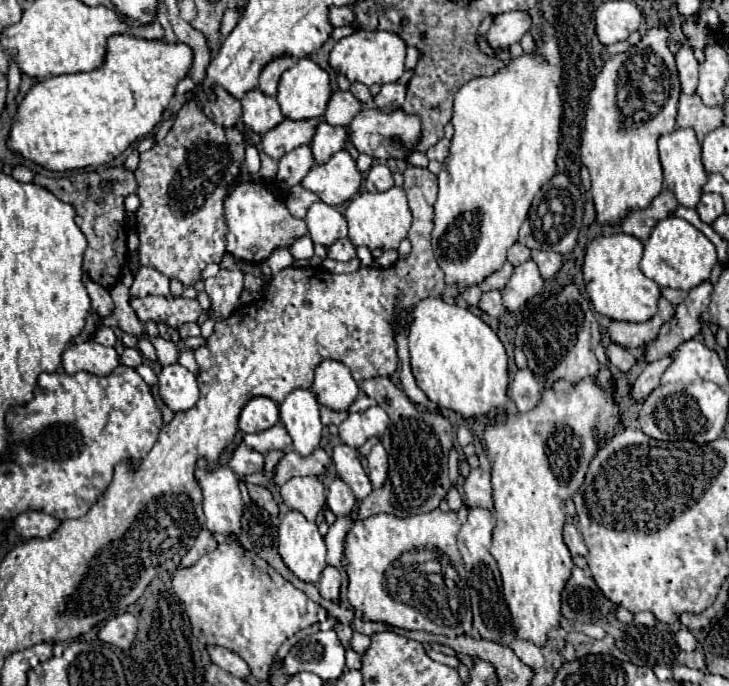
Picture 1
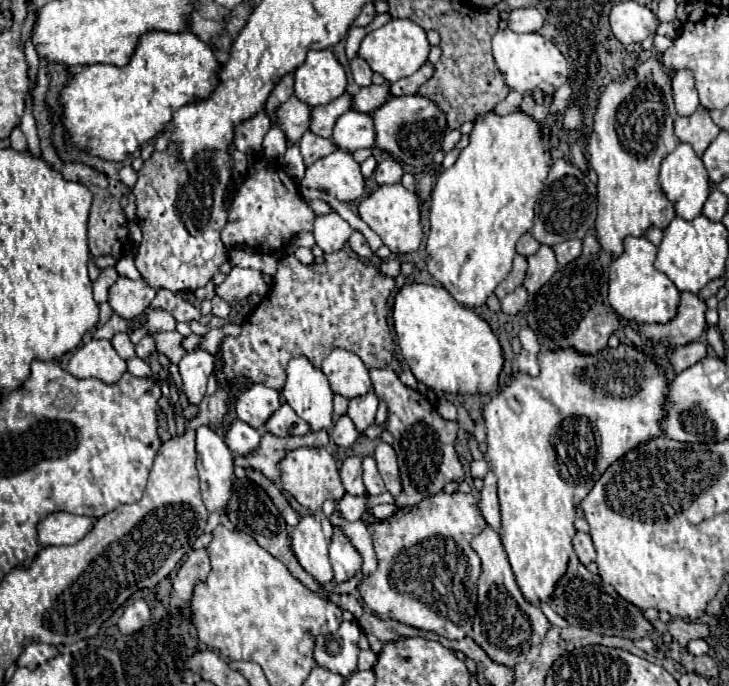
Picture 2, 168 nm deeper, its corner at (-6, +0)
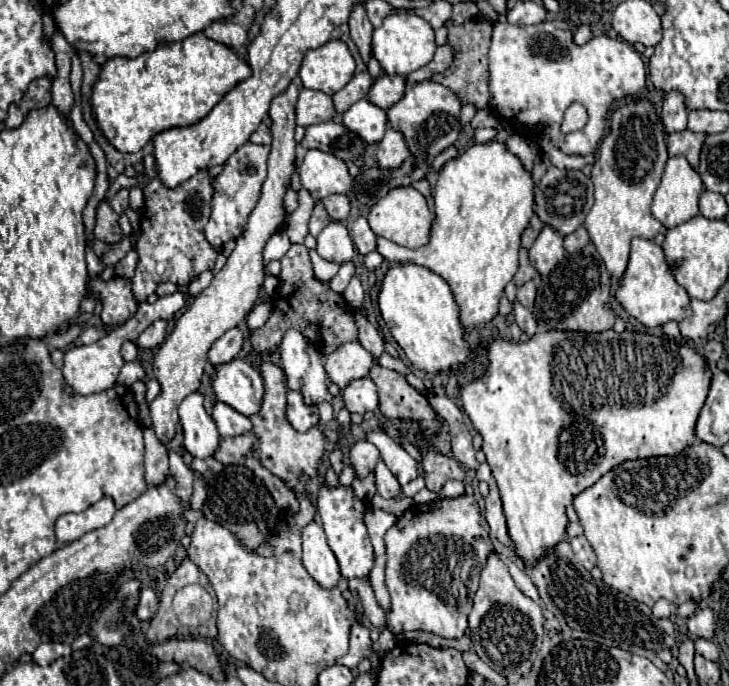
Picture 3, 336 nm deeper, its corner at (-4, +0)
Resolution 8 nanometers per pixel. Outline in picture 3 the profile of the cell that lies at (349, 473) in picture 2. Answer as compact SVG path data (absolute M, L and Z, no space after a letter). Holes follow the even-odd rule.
M362 440L350 448L348 458L350 458L350 466L356 472L356 478L366 478L374 470L376 462L380 460L380 454L374 444L370 444L368 440Z

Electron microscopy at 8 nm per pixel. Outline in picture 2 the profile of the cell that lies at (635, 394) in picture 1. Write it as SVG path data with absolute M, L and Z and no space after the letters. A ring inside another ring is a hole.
M690 342L686 346L674 348L670 354L670 362L674 364L676 372L682 372L682 370L694 366L696 362L700 362L706 354L708 354L708 348L704 348L702 342Z

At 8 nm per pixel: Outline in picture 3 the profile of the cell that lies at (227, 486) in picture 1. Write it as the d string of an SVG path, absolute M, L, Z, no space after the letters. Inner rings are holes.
M194 392L182 400L178 406L180 424L184 428L184 446L186 450L200 460L212 458L220 448L220 434L216 422L206 414L202 406L202 394Z

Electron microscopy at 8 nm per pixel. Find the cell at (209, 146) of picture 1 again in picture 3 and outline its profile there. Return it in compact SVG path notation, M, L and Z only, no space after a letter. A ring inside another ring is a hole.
M198 170L190 180L182 182L176 188L166 188L162 180L148 178L144 172L142 182L144 192L144 210L142 218L142 232L136 240L138 252L138 266L132 278L134 294L140 302L146 302L150 294L154 294L160 282L172 282L176 286L186 286L194 282L204 270L212 270L218 250L206 240L204 226L210 218L210 202L214 196L214 180L210 178L208 170Z

